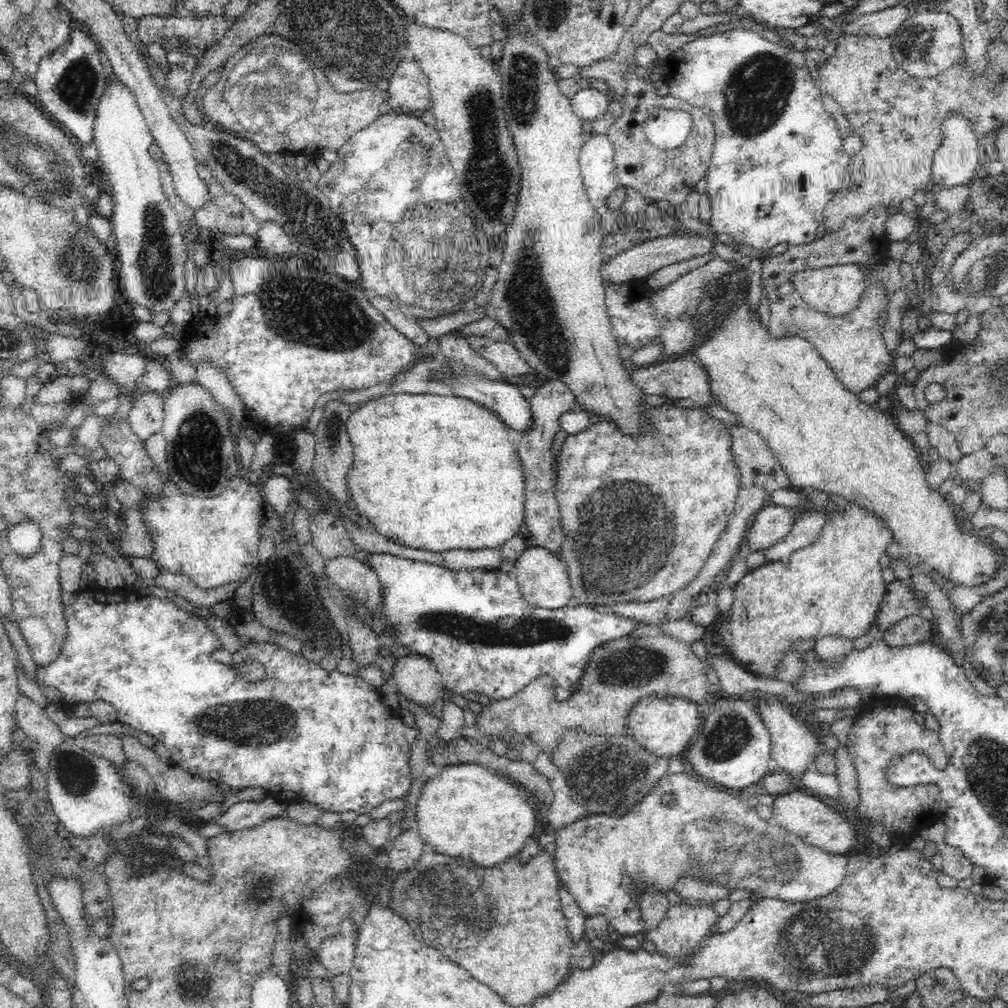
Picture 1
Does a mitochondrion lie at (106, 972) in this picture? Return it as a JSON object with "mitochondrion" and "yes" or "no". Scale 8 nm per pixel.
{"mitochondrion":"no"}

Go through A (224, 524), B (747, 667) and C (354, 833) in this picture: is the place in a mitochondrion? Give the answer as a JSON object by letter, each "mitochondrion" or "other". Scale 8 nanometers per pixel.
{"A":"other","B":"other","C":"other"}

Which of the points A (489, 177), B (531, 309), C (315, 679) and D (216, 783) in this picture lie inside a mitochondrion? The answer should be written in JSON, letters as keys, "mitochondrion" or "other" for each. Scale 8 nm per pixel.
{"A":"mitochondrion","B":"mitochondrion","C":"other","D":"other"}

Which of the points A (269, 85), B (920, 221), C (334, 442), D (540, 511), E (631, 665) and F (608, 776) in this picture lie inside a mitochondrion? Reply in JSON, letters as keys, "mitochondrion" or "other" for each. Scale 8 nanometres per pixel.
{"A":"mitochondrion","B":"other","C":"mitochondrion","D":"other","E":"mitochondrion","F":"mitochondrion"}

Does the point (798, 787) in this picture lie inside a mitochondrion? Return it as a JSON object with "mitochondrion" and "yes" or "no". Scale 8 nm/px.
{"mitochondrion":"no"}

